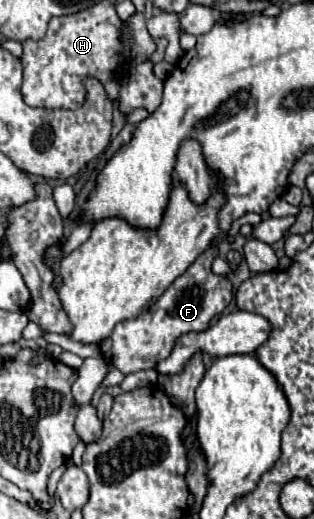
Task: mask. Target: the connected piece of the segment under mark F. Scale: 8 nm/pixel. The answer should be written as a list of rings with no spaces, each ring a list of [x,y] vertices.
[[[218,249],[204,251],[188,269],[182,273],[164,293],[162,297],[142,315],[134,319],[120,321],[112,335],[112,357],[110,363],[116,365],[122,373],[134,373],[140,369],[154,369],[156,363],[168,359],[174,349],[176,339],[186,333],[206,331],[210,321],[218,317],[232,301],[232,283],[224,275],[212,273],[212,261],[218,255]]]

